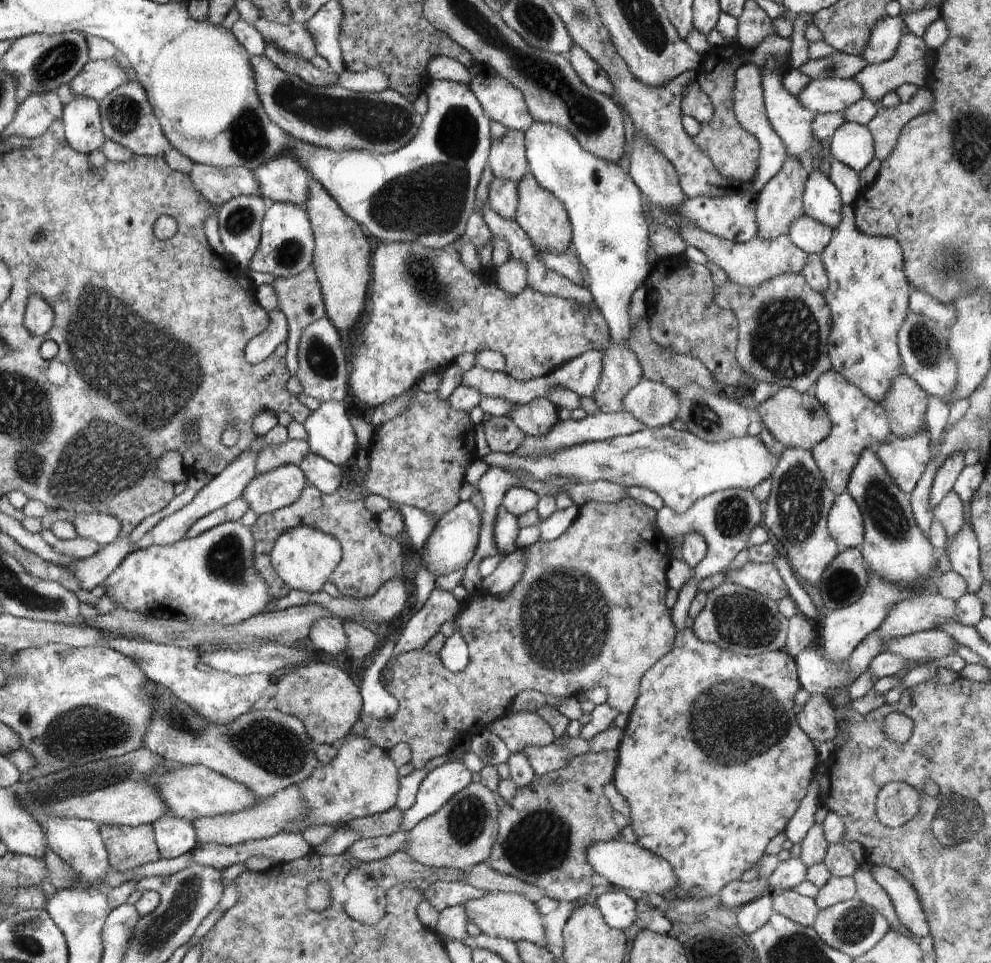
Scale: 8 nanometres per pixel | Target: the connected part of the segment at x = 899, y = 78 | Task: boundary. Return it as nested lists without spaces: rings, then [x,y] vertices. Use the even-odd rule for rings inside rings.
[[[911,31],[904,32],[900,38],[900,44],[896,48],[896,56],[892,56],[891,60],[881,64],[867,65],[858,74],[852,76],[852,80],[862,86],[865,98],[872,103],[882,101],[882,98],[888,92],[895,92],[902,84],[913,83],[918,87],[922,87],[928,82],[929,76],[929,70],[924,58],[927,50],[923,38],[915,36]]]

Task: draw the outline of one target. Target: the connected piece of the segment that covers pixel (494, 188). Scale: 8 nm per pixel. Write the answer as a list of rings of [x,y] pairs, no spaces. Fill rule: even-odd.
[[[496,178],[488,184],[488,202],[490,210],[496,212],[504,220],[515,220],[518,196],[516,185],[512,180]]]

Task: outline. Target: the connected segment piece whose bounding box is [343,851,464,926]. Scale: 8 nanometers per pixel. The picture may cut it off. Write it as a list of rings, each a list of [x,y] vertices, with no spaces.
[[[404,851],[394,852],[392,856],[382,858],[382,860],[368,863],[356,861],[351,865],[352,870],[346,874],[346,879],[343,883],[348,891],[343,908],[352,920],[370,926],[376,924],[376,922],[380,922],[384,918],[387,907],[386,894],[390,888],[407,881],[414,881],[416,884],[428,882],[430,885],[439,881],[451,882],[454,880],[462,880],[464,876],[464,873],[460,870],[455,871],[452,869],[428,867],[414,862],[412,858],[408,858],[408,854],[404,854]]]

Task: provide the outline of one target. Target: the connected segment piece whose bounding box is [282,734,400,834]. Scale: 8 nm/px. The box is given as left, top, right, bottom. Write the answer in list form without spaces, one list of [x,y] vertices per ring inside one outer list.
[[[351,734],[352,740],[340,746],[332,762],[321,763],[298,784],[300,800],[304,802],[304,820],[288,824],[282,832],[298,834],[307,828],[344,825],[352,820],[383,814],[396,805],[398,795],[397,767],[386,750],[374,746],[366,736]]]

